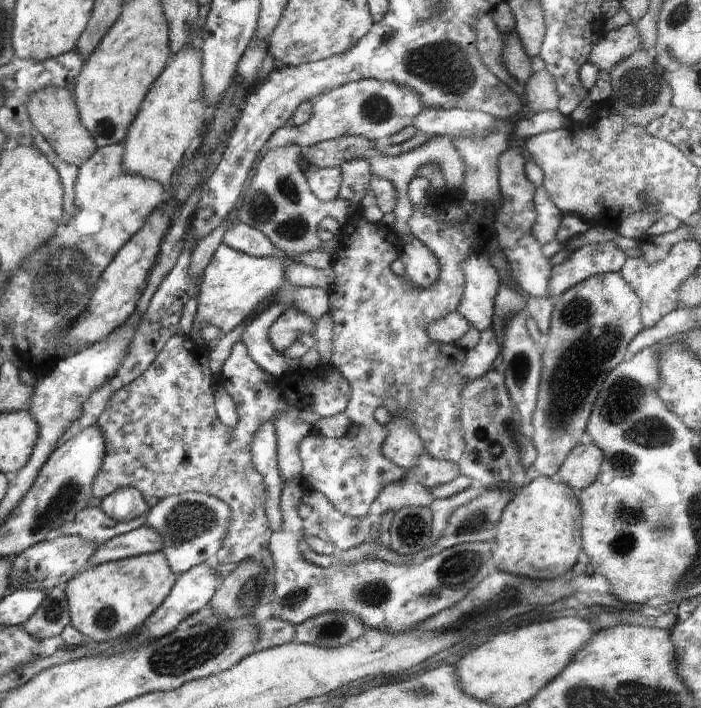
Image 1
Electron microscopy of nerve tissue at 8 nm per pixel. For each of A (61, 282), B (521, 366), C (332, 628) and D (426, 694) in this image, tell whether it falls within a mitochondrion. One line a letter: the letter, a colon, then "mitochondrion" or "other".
A: mitochondrion
B: mitochondrion
C: mitochondrion
D: mitochondrion

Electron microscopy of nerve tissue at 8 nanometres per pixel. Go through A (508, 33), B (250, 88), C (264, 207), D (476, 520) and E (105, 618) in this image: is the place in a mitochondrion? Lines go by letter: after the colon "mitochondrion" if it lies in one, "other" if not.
A: other
B: other
C: mitochondrion
D: mitochondrion
E: mitochondrion

